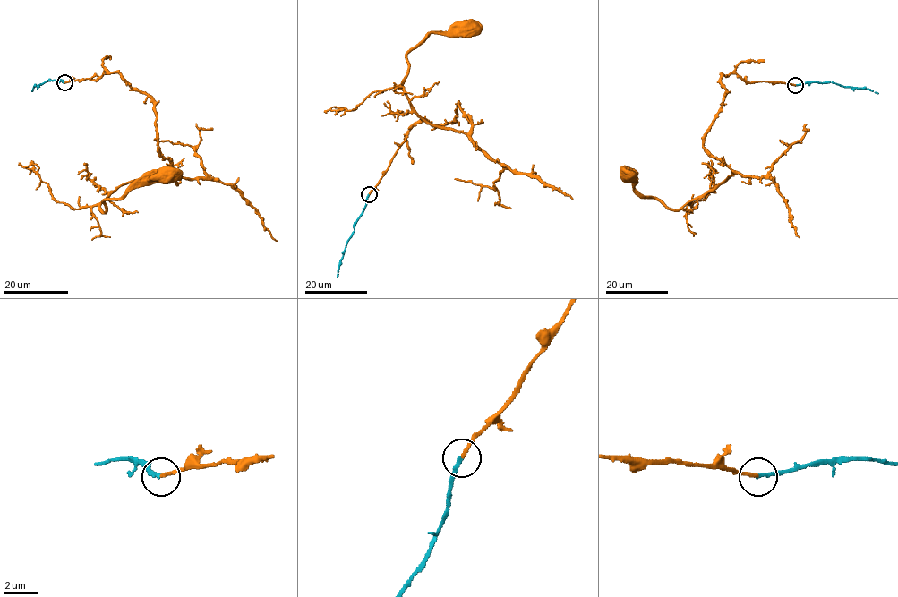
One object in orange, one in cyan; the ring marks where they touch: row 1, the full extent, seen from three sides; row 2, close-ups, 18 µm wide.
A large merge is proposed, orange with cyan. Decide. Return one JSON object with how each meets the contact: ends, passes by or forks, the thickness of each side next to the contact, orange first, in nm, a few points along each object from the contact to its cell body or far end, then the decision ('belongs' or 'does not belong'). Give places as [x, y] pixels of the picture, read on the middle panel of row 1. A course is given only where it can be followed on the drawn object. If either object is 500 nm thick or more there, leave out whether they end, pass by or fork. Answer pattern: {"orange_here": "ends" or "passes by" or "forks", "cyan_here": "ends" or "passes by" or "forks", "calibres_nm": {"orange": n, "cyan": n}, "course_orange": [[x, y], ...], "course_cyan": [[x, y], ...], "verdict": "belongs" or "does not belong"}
{"orange_here": "ends", "cyan_here": "ends", "calibres_nm": {"orange": 180, "cyan": 200}, "course_orange": [[369, 194], [422, 119], [454, 121], [458, 102], [472, 130], [427, 123], [403, 82], [431, 32], [467, 27]], "course_cyan": [[369, 194], [347, 242], [337, 277]], "verdict": "belongs"}

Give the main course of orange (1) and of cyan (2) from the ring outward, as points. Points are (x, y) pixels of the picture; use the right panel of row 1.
1: (795, 85), (720, 77), (725, 94), (703, 146), (735, 172), (679, 209), (644, 197), (628, 175)
2: (795, 85), (832, 81), (842, 87), (866, 88), (878, 93)

